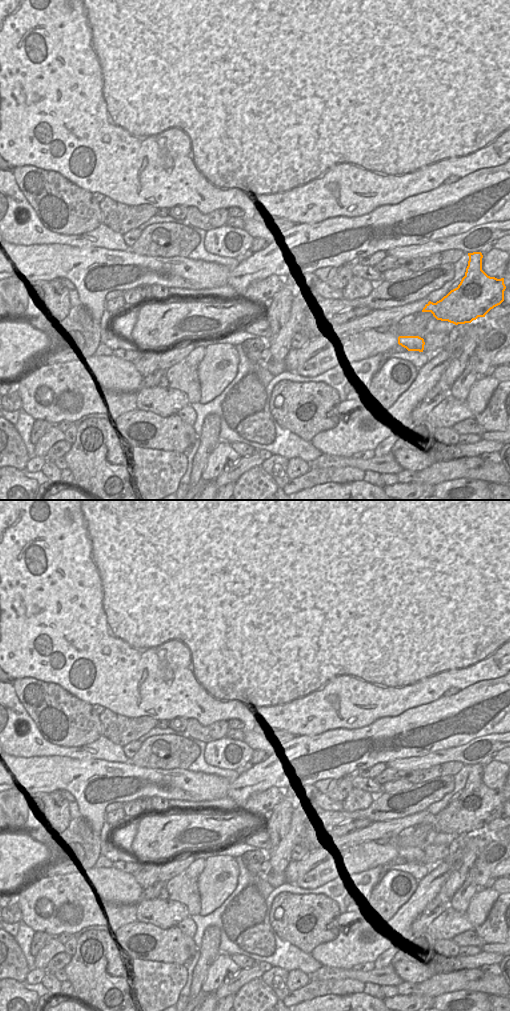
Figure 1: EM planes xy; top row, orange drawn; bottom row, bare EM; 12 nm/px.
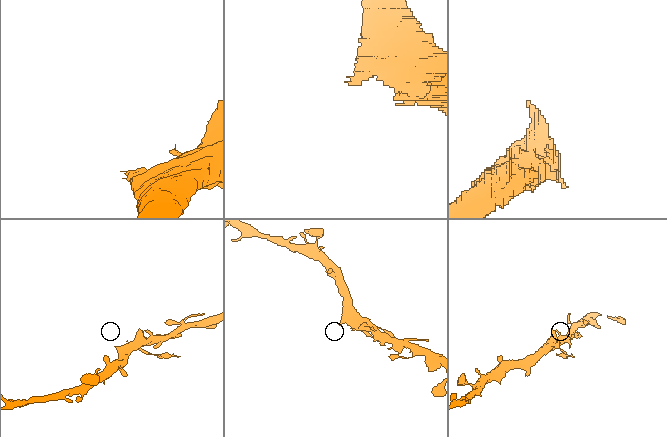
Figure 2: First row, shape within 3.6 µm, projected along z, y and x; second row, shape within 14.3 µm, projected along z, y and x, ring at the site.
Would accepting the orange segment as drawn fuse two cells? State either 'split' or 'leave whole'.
split

